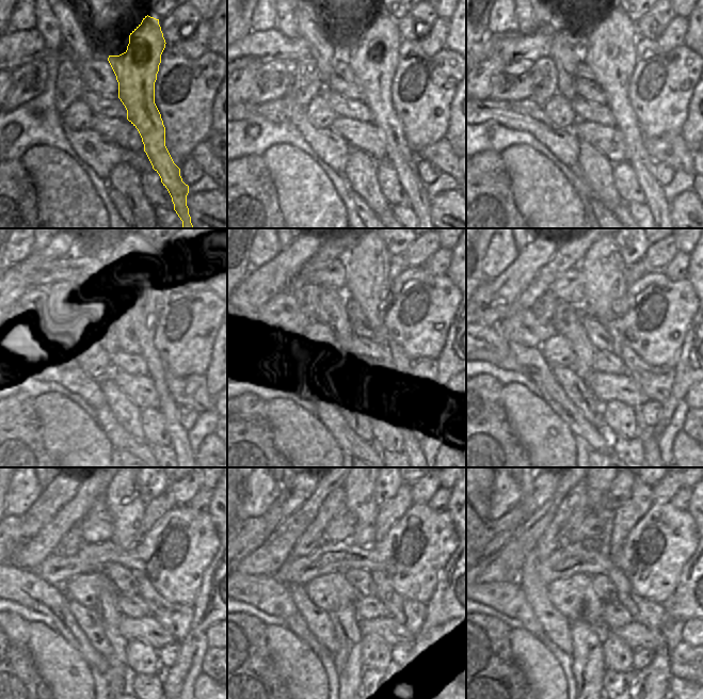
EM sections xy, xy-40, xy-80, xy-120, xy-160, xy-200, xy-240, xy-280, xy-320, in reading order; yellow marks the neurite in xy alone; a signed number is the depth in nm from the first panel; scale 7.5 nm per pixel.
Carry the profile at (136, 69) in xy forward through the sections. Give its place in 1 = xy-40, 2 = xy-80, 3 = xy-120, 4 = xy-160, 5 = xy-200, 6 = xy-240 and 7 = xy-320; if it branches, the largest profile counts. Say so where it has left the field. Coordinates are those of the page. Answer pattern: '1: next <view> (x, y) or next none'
1: next xy-40 (372, 56)
2: next xy-80 (609, 43)
3: next xy-120 (131, 274)
4: next xy-160 (367, 280)
5: next xy-200 (605, 291)
6: next xy-240 (123, 501)
7: next xy-320 (596, 489)

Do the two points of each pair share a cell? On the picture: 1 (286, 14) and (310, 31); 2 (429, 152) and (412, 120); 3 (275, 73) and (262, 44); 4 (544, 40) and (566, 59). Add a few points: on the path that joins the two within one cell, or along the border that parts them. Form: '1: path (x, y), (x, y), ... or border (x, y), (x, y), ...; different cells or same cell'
1: border (294, 11), (294, 21), (300, 35); different cells
2: border (444, 138), (425, 146), (416, 155); different cells
3: border (294, 61), (273, 60), (258, 68); different cells
4: border (576, 46), (553, 41), (548, 54); different cells

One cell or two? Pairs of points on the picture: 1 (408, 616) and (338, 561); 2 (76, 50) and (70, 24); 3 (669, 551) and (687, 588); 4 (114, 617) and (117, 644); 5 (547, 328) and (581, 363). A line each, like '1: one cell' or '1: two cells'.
1: two cells
2: one cell
3: two cells
4: one cell
5: two cells

